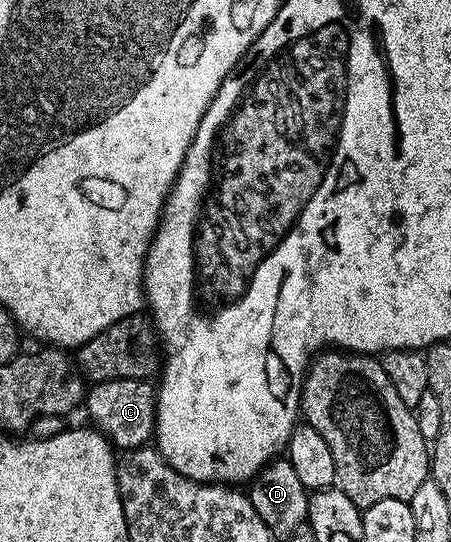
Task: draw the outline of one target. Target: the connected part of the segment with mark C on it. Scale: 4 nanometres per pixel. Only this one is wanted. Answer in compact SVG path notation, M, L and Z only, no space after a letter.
M102 380L94 383L85 393L83 412L90 416L92 427L101 432L114 449L140 448L150 443L157 426L157 393L149 380Z

